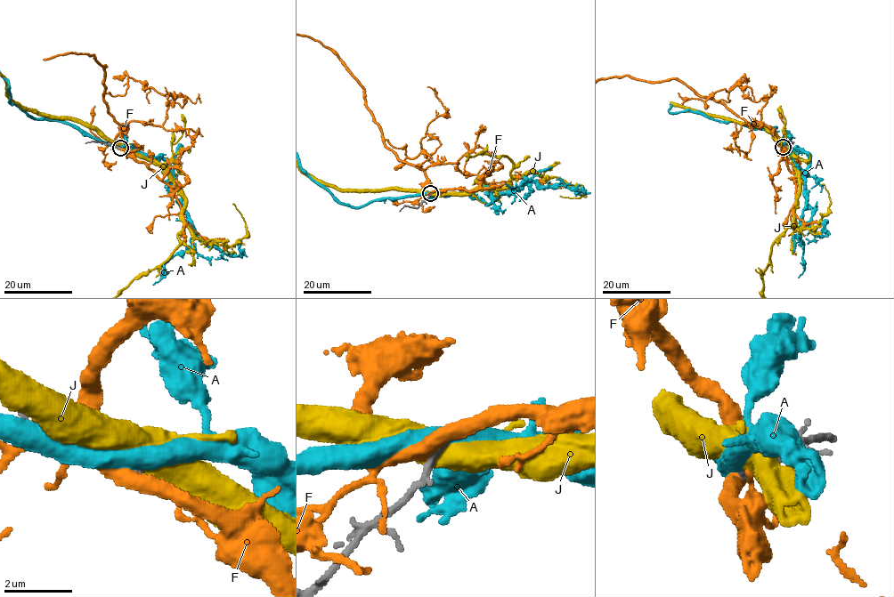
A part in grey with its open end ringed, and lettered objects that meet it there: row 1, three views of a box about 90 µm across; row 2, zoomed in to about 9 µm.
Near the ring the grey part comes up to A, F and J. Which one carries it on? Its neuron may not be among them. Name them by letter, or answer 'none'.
none

